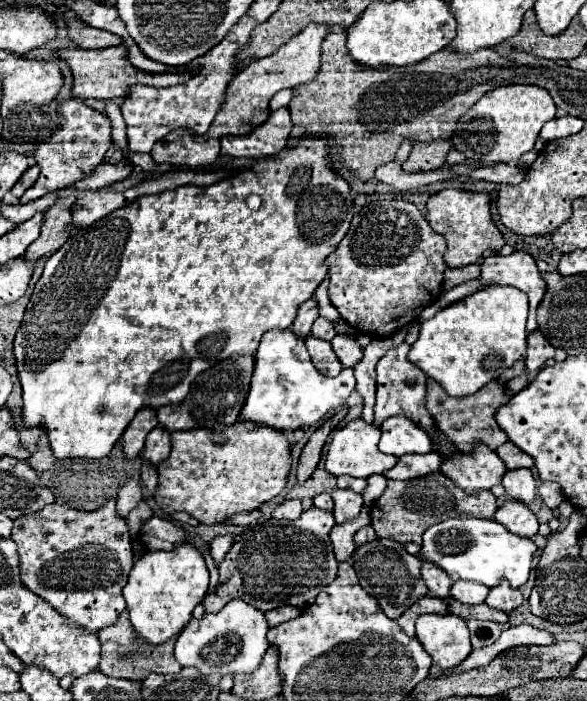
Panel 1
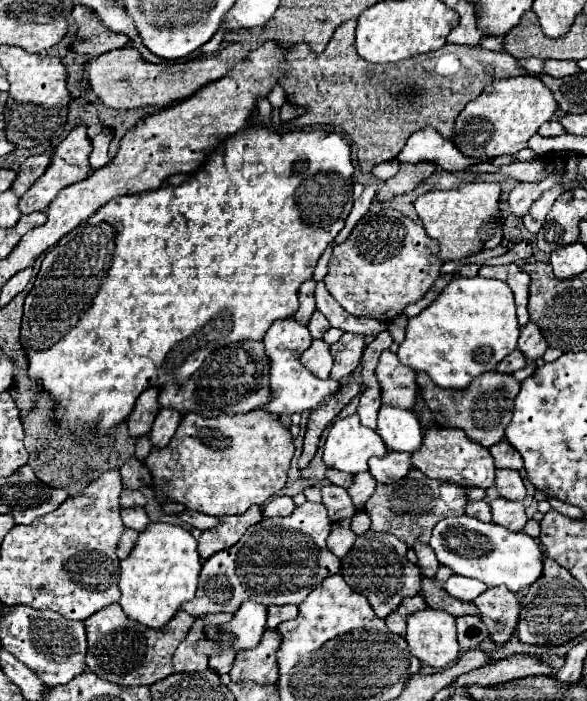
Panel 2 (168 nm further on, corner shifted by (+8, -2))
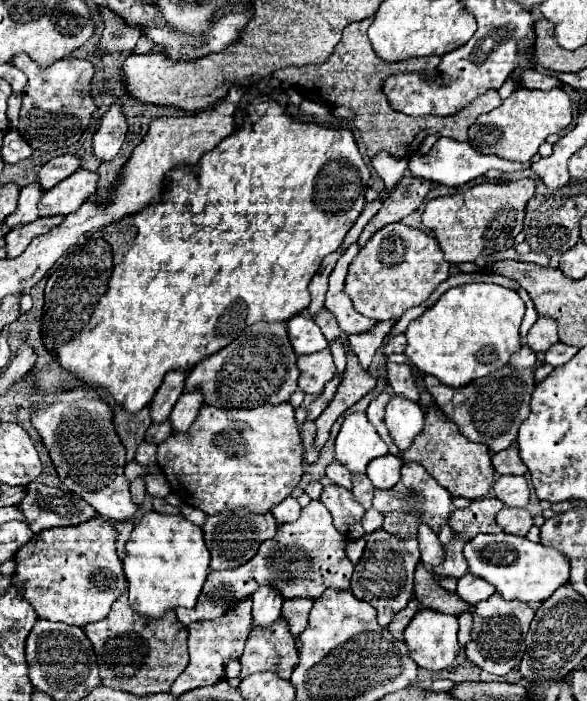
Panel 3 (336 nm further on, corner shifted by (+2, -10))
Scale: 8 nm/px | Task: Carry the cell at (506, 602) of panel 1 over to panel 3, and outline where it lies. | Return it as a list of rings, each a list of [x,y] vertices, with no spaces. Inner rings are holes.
[[[498,592],[492,594],[488,600],[478,602],[474,606],[474,624],[472,624],[472,640],[470,644],[464,648],[464,656],[478,668],[496,674],[496,676],[504,676],[508,674],[512,668],[516,668],[522,660],[524,654],[524,638],[528,634],[530,622],[534,618],[534,610],[520,600],[504,600]]]

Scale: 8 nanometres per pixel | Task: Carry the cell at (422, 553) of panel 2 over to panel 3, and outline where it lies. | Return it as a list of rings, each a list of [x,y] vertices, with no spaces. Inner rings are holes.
[[[420,524],[420,528],[418,528],[418,542],[420,542],[422,562],[426,566],[434,568],[444,560],[444,550],[438,540],[438,534],[432,528],[428,528],[426,524]]]

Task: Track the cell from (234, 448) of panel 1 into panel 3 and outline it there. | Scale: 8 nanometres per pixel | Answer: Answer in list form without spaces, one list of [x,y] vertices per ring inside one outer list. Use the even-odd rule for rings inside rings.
[[[262,404],[250,410],[222,410],[202,406],[188,434],[172,432],[158,444],[158,464],[172,492],[188,494],[204,514],[218,514],[222,508],[248,506],[252,512],[268,512],[272,504],[282,502],[296,488],[302,476],[302,438],[294,418],[292,404]]]

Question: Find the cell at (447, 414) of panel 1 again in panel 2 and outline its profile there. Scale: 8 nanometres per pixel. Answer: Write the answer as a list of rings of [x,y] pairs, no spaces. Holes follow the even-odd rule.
[[[496,370],[482,374],[464,390],[440,388],[430,380],[430,376],[426,376],[426,372],[418,372],[418,386],[434,420],[440,426],[444,426],[444,420],[456,420],[454,426],[464,430],[470,440],[482,444],[484,448],[490,448],[504,438],[504,428],[510,424],[514,398],[520,390],[520,384],[512,378],[512,374],[500,374]]]

